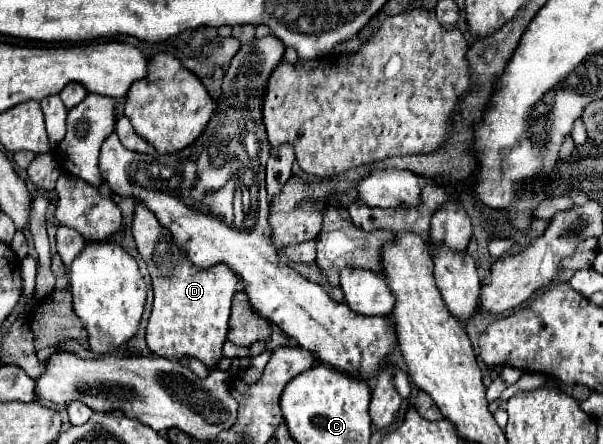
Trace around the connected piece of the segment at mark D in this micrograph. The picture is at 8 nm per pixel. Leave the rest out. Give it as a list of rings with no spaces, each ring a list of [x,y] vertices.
[[[136,204],[132,234],[138,246],[138,252],[146,260],[148,272],[152,276],[154,304],[150,312],[150,320],[146,326],[146,344],[148,348],[164,358],[198,358],[208,368],[214,368],[222,358],[222,344],[226,340],[228,316],[230,316],[230,300],[236,292],[236,274],[228,270],[224,264],[216,264],[208,270],[196,270],[188,262],[188,254],[180,252],[176,242],[172,242],[172,234],[156,222],[156,216],[142,204]]]

